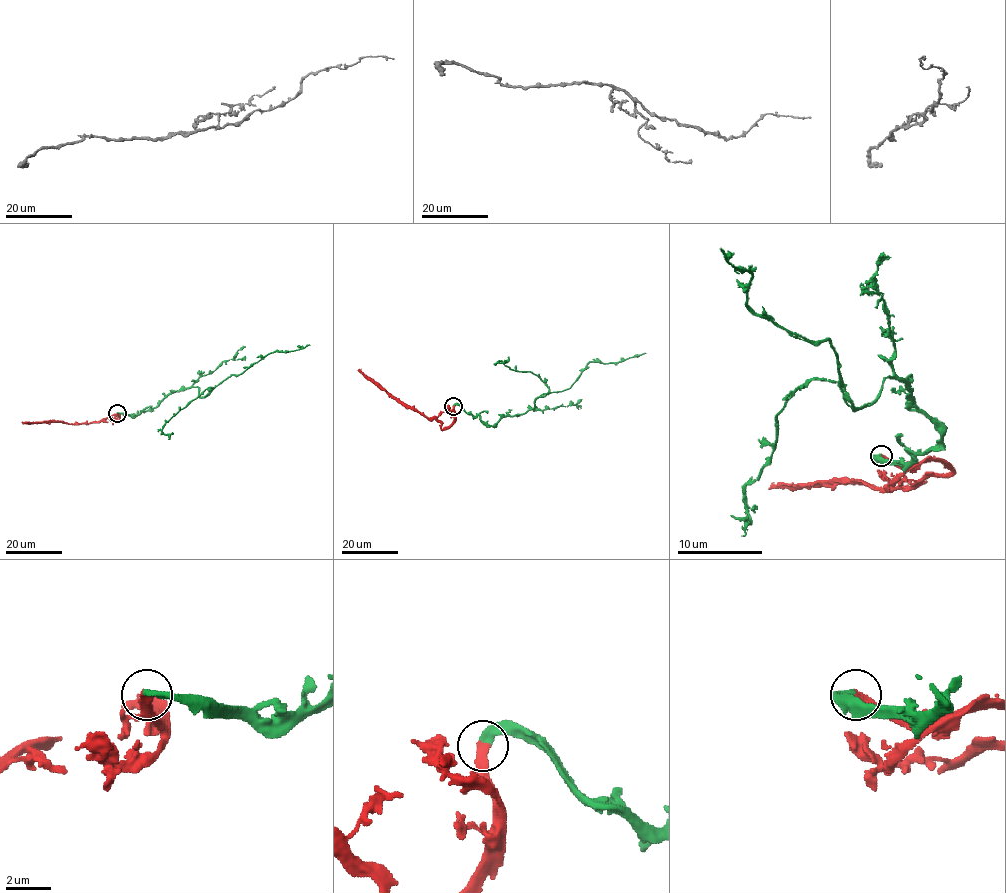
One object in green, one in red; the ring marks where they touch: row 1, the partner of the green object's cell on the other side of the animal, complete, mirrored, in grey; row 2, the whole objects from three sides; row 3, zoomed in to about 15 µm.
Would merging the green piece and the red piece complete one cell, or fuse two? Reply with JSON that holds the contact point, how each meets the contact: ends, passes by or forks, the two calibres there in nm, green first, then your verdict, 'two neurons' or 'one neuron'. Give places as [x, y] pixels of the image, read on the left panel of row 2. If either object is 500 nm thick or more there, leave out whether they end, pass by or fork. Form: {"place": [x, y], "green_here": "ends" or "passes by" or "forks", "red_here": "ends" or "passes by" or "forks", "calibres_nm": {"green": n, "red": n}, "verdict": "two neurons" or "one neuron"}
{"place": [117, 413], "green_here": "ends", "red_here": "ends", "calibres_nm": {"green": 320, "red": 280}, "verdict": "one neuron"}

